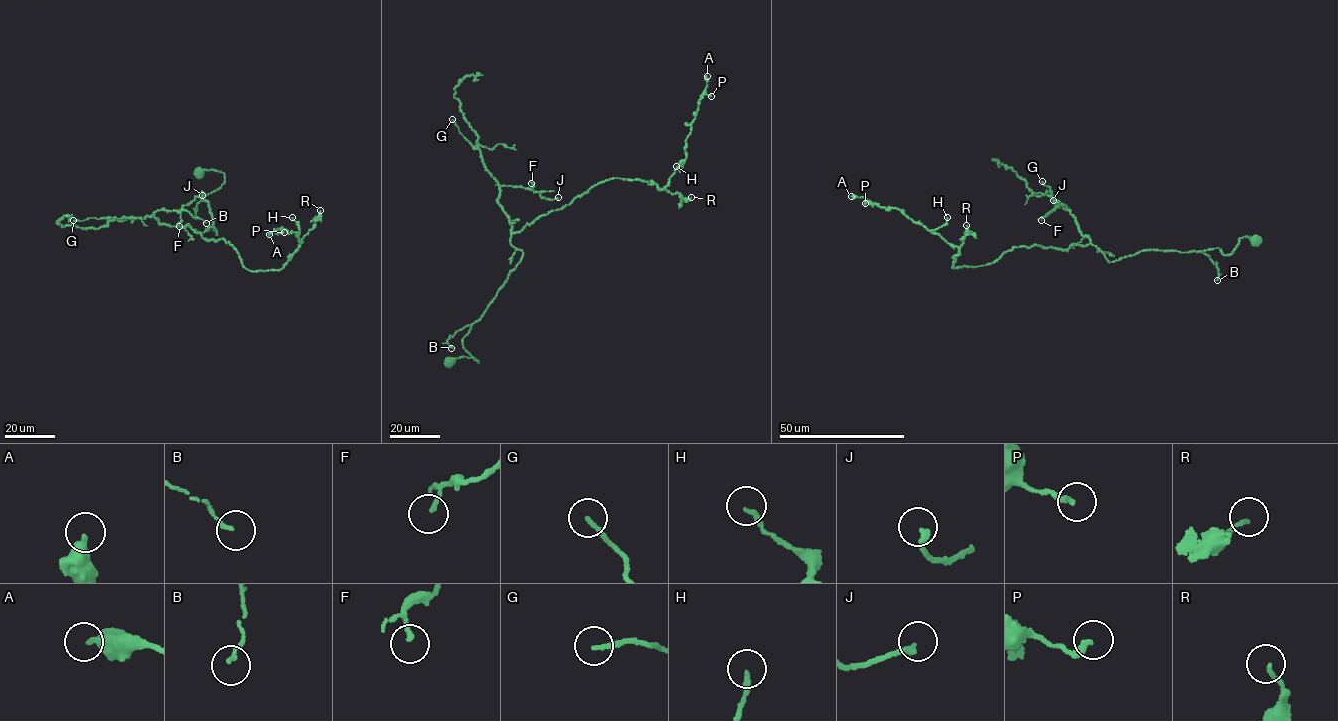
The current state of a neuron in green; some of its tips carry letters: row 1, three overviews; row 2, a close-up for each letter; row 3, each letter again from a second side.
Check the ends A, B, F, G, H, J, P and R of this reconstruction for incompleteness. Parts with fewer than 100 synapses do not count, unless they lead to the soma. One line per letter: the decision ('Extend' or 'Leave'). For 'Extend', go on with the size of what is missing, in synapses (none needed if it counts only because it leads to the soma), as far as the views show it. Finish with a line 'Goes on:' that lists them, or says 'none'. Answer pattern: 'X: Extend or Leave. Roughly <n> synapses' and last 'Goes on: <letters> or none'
A: Leave
B: Leave
F: Leave
G: Leave
H: Leave
J: Leave
P: Leave
R: Leave
Goes on: none

